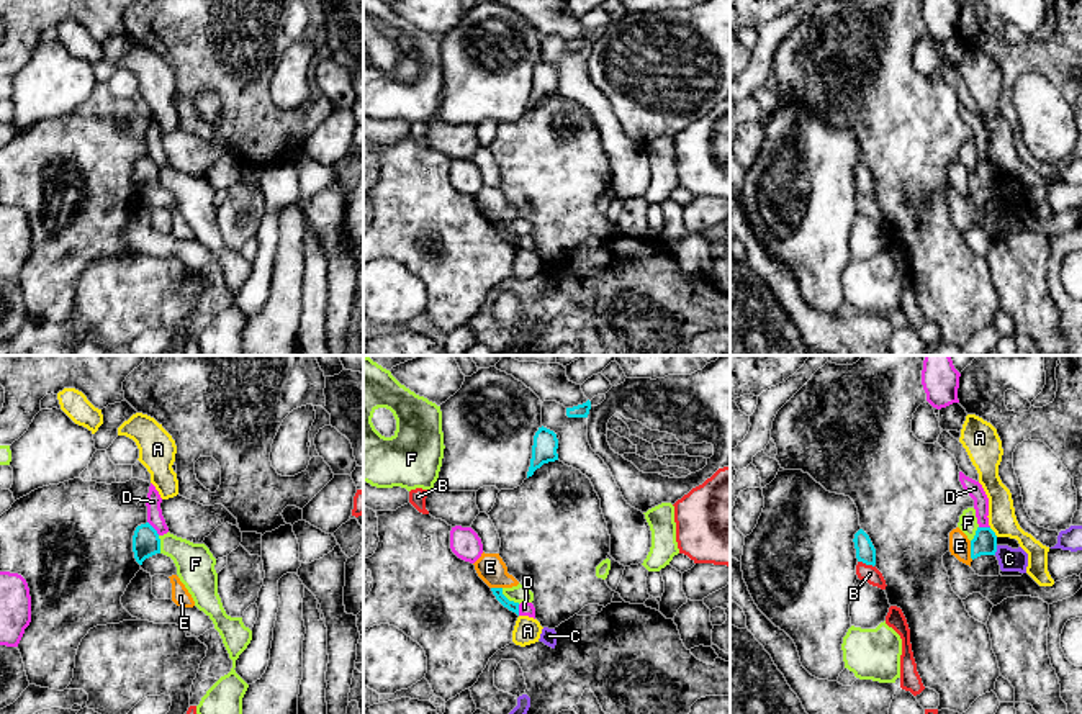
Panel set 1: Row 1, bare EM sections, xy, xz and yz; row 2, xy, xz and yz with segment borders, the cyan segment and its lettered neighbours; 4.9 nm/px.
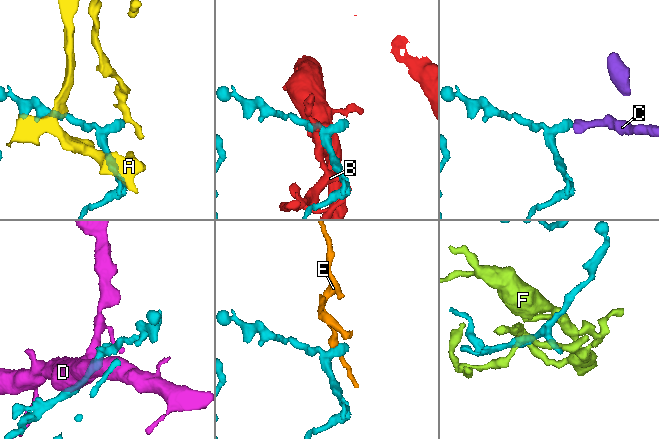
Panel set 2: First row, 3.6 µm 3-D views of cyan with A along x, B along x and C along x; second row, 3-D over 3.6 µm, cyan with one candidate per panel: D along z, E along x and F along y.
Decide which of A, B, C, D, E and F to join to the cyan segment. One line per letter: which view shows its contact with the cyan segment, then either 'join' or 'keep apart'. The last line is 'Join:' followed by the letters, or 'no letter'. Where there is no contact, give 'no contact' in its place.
A: yz | keep apart
B: yz | keep apart
C: yz | keep apart
D: xy | keep apart
E: yz | keep apart
F: xz | keep apart
Join: no letter

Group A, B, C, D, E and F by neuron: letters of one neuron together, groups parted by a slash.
A / B / C / D / E / F

